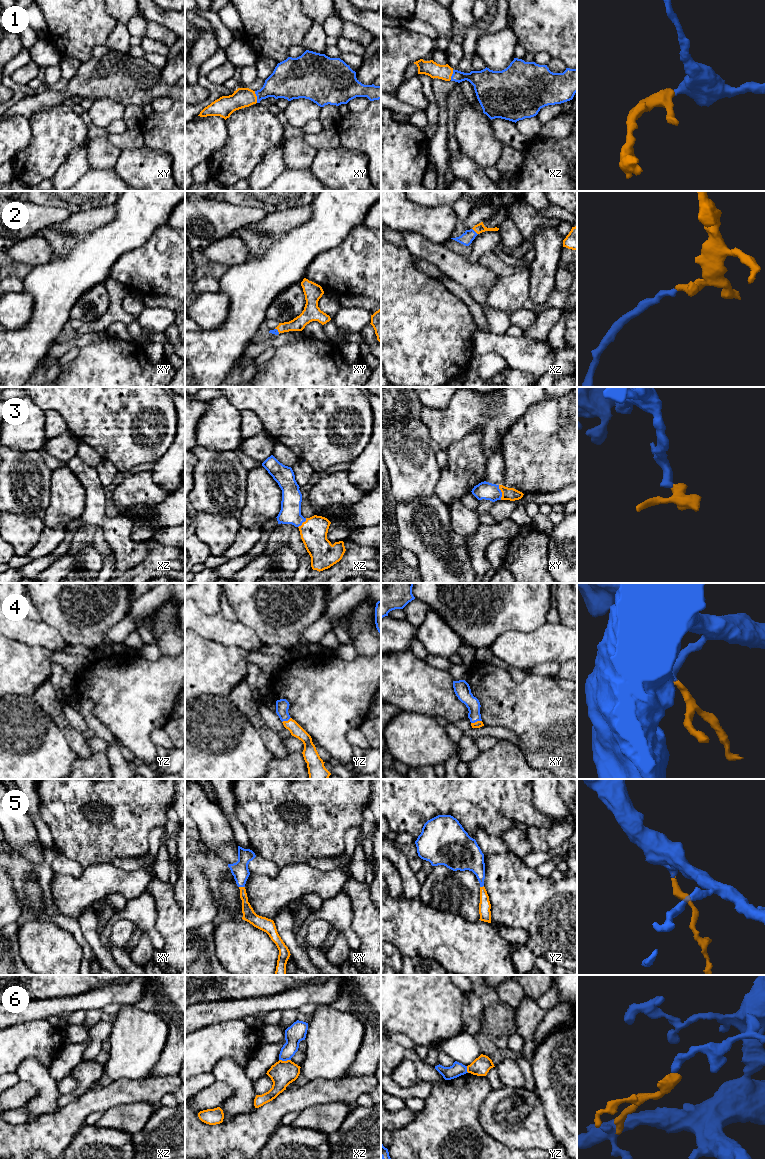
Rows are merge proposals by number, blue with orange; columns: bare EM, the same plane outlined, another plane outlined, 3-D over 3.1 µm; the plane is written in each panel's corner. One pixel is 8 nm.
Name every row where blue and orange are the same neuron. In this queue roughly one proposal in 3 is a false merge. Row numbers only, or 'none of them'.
1, 2, 3, 4, 5

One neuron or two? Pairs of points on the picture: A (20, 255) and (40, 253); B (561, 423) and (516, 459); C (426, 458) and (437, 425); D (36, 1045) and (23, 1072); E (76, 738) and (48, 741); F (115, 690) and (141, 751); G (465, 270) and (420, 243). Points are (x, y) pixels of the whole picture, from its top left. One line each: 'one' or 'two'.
A: one
B: one
C: two
D: two
E: two
F: one
G: one

